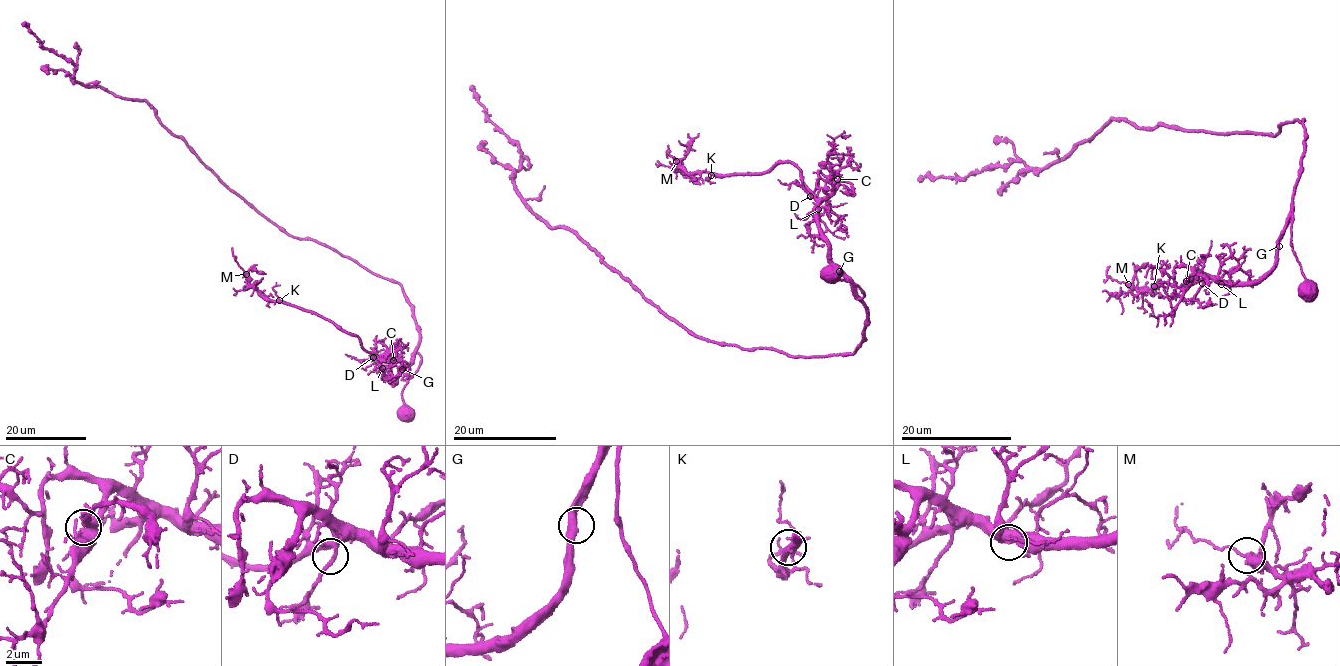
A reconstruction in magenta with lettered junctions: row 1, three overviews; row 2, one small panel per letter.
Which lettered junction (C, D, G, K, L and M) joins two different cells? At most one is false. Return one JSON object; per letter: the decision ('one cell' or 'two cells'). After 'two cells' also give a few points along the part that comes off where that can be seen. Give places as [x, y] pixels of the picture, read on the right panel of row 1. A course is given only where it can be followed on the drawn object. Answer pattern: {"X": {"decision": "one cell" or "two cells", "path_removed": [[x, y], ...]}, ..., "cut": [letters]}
{"C": {"decision": "one cell"}, "D": {"decision": "one cell"}, "G": {"decision": "one cell"}, "K": {"decision": "one cell"}, "L": {"decision": "one cell"}, "M": {"decision": "one cell"}, "cut": []}

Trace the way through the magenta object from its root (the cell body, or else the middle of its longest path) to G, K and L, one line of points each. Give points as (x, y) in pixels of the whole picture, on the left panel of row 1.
G: (406, 414), (402, 410), (403, 388), (417, 369), (421, 356), (415, 353), (402, 369)
K: (406, 414), (403, 388), (421, 356), (415, 353), (396, 382), (392, 381), (357, 336), (279, 300)
L: (406, 414), (403, 388), (421, 356), (415, 353), (396, 382), (387, 378), (382, 368)

